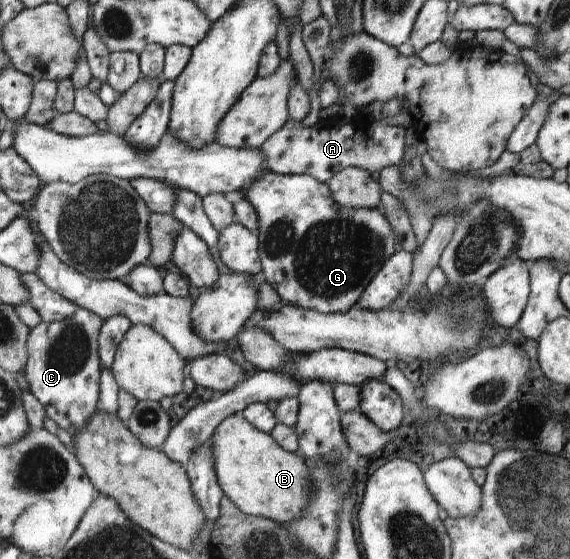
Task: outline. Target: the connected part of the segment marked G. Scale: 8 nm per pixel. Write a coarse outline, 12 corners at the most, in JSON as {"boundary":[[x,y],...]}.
{"boundary":[[269,170],[245,190],[281,302],[346,313],[395,253],[380,209]]}

